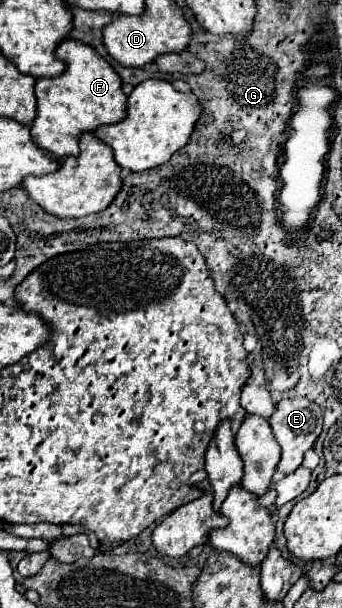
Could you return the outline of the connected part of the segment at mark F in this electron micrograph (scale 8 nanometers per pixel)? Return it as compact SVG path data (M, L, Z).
M66 39L58 45L56 57L66 63L66 71L60 77L36 81L38 113L30 131L36 145L58 159L78 157L78 139L82 133L92 133L100 125L112 125L126 117L126 95L122 91L120 75L92 47Z

